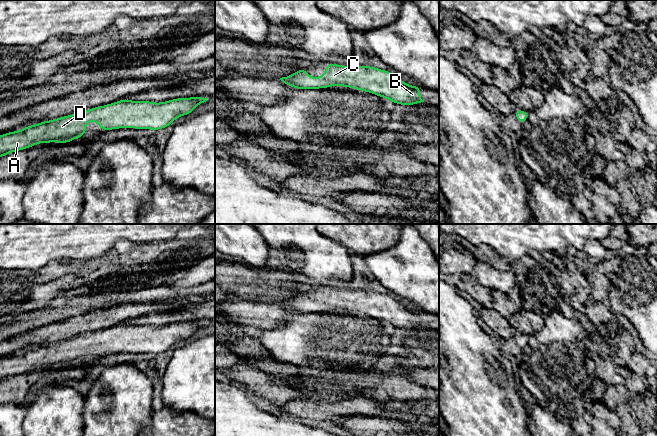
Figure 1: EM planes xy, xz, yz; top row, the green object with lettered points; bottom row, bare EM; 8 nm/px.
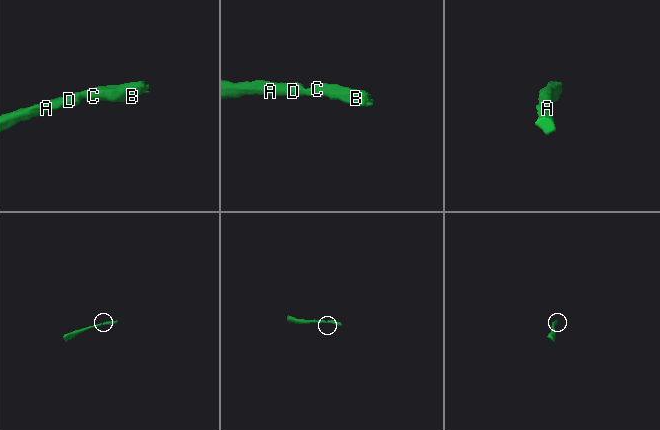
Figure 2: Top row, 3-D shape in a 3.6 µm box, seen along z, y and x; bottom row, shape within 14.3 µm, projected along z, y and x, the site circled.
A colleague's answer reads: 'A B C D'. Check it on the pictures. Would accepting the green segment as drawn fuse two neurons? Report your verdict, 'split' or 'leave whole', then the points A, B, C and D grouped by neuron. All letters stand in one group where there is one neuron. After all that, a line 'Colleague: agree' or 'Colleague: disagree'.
leave whole; A B C D
Colleague: agree

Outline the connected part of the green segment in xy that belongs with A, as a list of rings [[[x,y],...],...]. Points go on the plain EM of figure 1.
[[[188,321],[159,327],[121,323],[72,339],[43,345],[0,359],[0,382],[40,367],[71,366],[85,359],[89,345],[96,346],[101,355],[120,352],[160,354],[170,350],[177,342],[191,338],[207,323]]]

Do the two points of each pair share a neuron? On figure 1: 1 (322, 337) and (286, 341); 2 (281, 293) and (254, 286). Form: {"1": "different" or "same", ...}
{"1": "same", "2": "same"}

